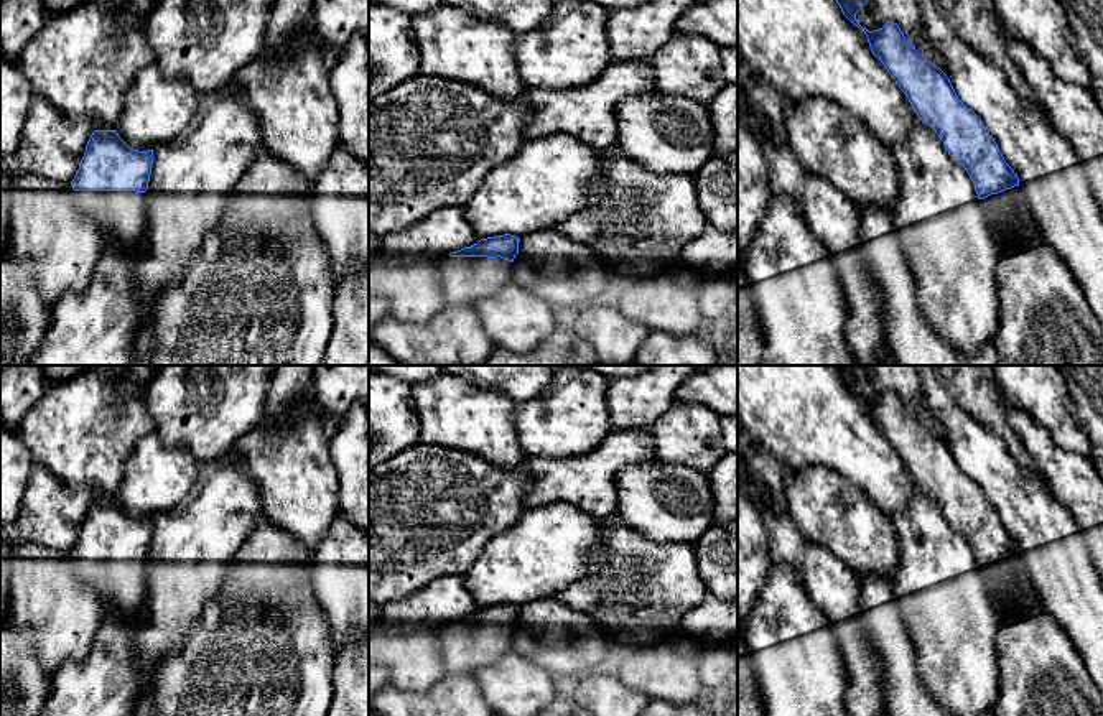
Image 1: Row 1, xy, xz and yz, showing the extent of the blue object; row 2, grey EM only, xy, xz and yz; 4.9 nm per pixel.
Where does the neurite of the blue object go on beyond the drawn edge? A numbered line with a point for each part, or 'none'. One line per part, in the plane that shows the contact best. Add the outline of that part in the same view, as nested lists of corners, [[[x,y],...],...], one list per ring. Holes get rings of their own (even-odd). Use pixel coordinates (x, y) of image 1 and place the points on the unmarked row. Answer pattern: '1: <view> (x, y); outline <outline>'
1: xy (121, 585); outline [[[74,560],[79,579],[91,586],[105,611],[128,619],[145,611],[147,568],[135,560]]]

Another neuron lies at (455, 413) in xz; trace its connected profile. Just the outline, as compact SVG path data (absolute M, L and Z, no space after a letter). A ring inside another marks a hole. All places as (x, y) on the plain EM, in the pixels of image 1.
M444 372L412 385L410 392L420 420L420 443L471 453L502 467L515 467L525 461L514 421L515 402L505 393L479 388Z

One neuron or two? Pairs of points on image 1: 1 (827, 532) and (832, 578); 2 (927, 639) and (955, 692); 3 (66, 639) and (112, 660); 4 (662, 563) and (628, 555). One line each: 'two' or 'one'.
1: two
2: one
3: two
4: one

